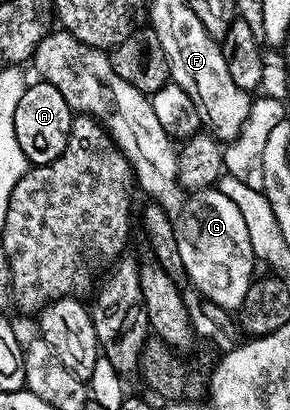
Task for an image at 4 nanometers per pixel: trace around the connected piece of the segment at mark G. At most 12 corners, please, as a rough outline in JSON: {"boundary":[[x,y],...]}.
{"boundary":[[50,30],[31,58],[101,122],[171,217],[185,279],[236,312],[255,281],[239,206],[187,194],[152,98]]}

